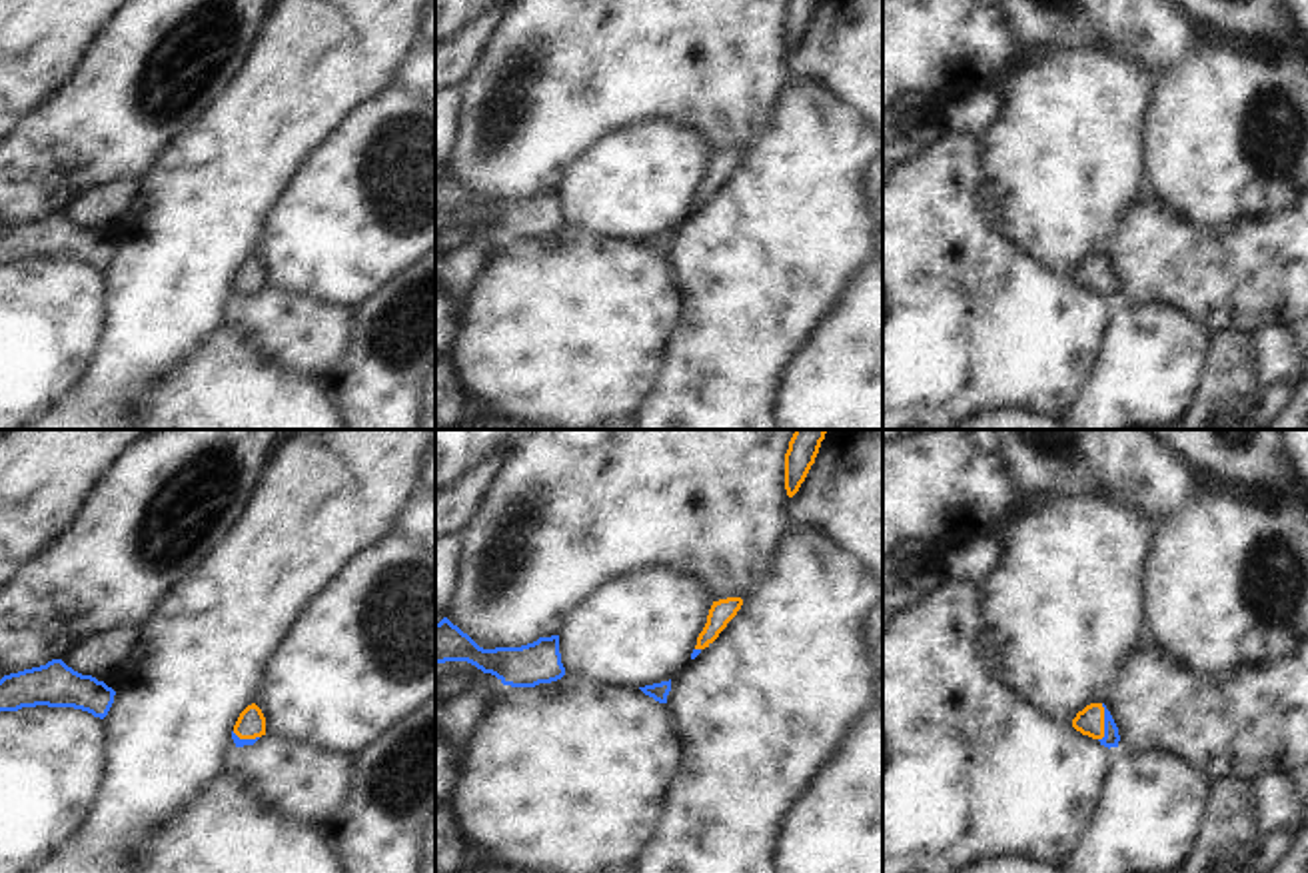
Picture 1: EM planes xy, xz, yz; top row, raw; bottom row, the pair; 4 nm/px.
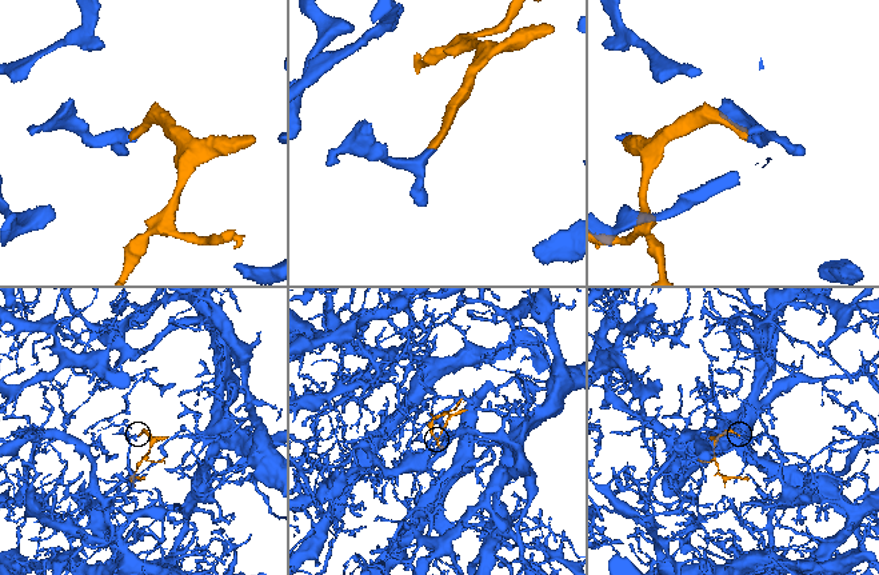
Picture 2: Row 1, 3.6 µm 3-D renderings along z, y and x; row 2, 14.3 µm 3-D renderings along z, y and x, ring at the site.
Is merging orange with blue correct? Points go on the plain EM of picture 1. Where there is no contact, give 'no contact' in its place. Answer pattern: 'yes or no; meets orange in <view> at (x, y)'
yes; meets orange in yz at (1103, 274)

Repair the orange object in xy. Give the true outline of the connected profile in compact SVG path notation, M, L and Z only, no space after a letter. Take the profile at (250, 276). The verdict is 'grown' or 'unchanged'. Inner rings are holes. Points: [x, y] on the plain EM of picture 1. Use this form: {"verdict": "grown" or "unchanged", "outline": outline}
{"verdict": "grown", "outline": "M252 256L240 266L232 284L232 292L236 300L244 300L254 298L262 288L266 288L266 270L262 262Z"}

